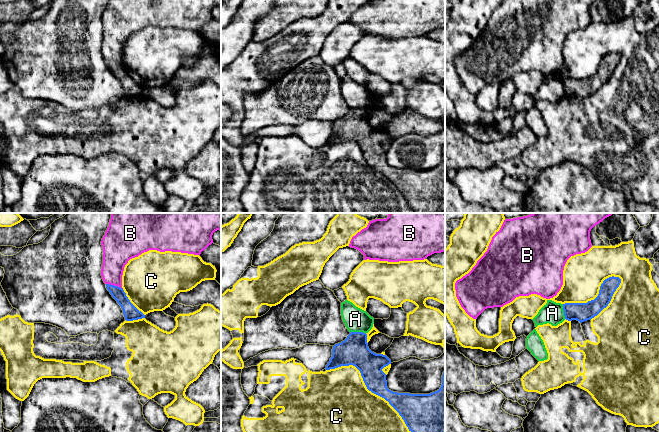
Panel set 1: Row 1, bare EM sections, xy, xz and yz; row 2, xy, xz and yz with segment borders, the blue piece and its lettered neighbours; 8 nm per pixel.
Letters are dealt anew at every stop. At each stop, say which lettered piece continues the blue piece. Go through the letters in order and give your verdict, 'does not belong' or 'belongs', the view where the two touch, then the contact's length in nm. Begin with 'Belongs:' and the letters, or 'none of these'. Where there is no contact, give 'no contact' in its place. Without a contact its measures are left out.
Belongs: none of these
A: does not belong; meets blue in xz; contact 130 nm long
B: does not belong; meets blue in xy; contact 140 nm long
C: does not belong; meets blue in yz; contact 500 nm long

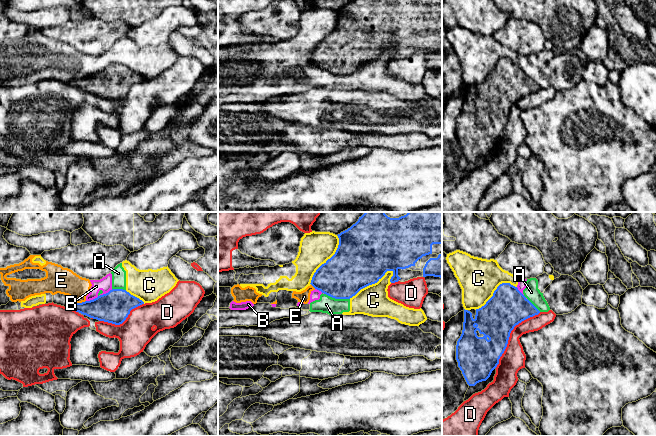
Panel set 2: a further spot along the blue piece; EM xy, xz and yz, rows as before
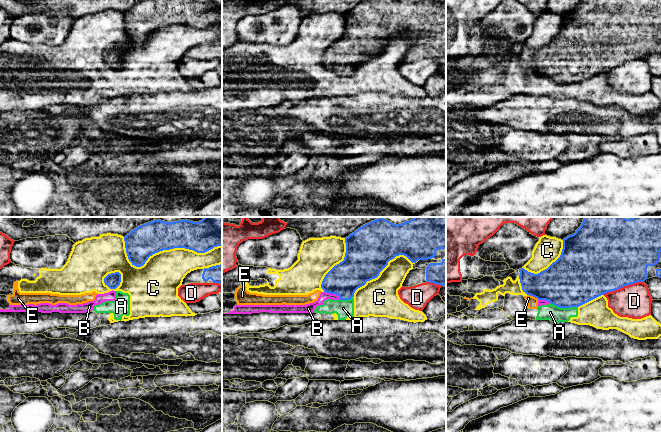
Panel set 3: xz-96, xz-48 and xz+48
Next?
Belongs: none of these
A: does not belong; meets blue in xz; contact 220 nm long
B: does not belong; meets blue in xy; contact 240 nm long
C: does not belong; meets blue in xz; contact 420 nm long
D: does not belong; meets blue in yz; contact 600 nm long
E: does not belong; meets blue in xy; contact 110 nm long

